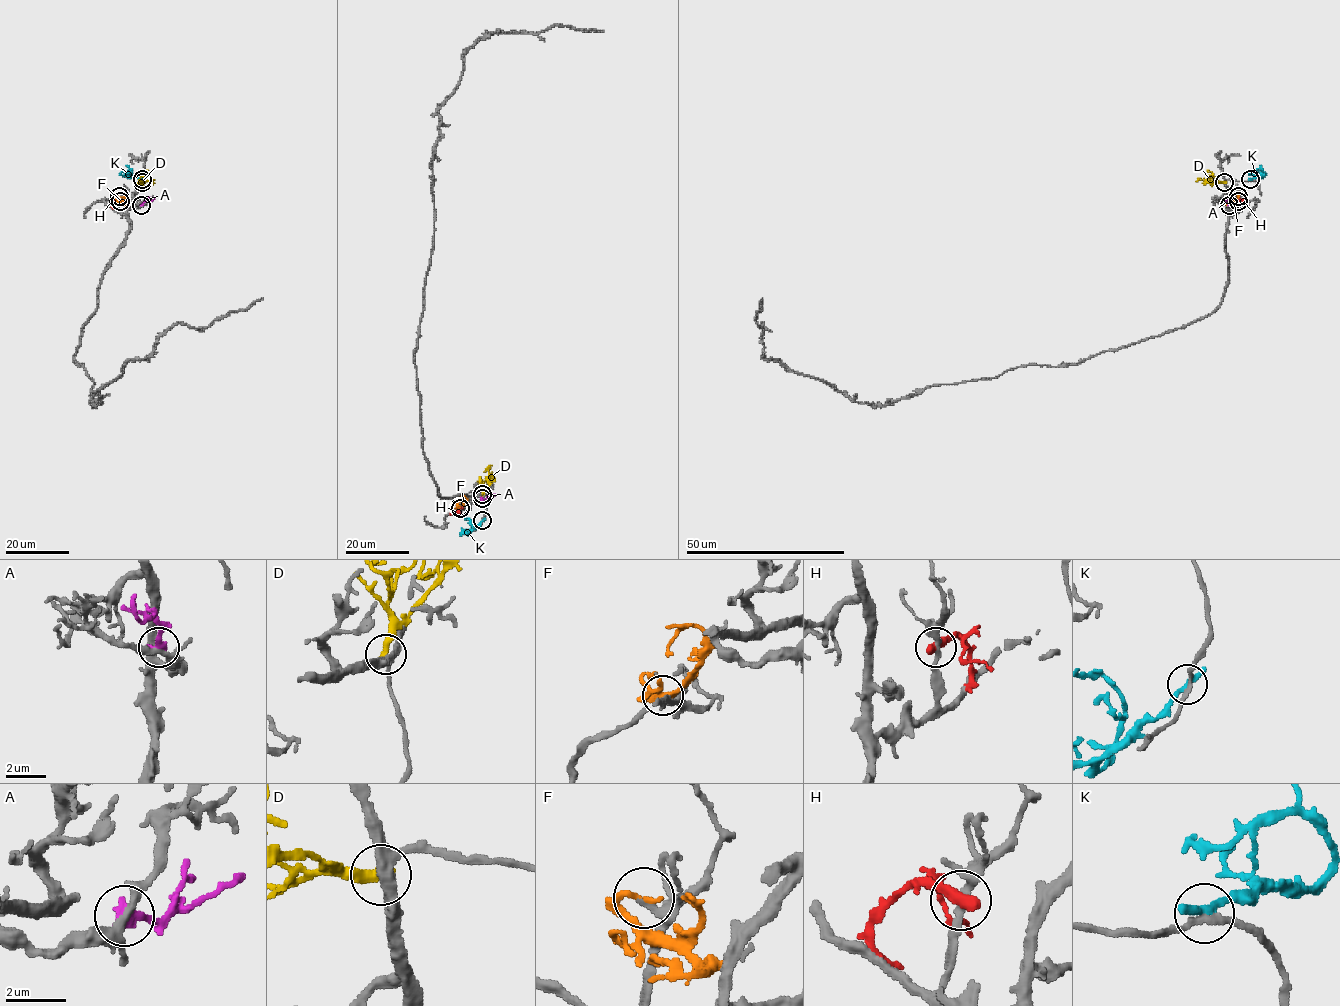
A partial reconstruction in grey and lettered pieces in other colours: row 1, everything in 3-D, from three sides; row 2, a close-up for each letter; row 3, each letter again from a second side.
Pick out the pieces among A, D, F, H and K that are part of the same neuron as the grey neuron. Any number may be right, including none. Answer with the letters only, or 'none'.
none

